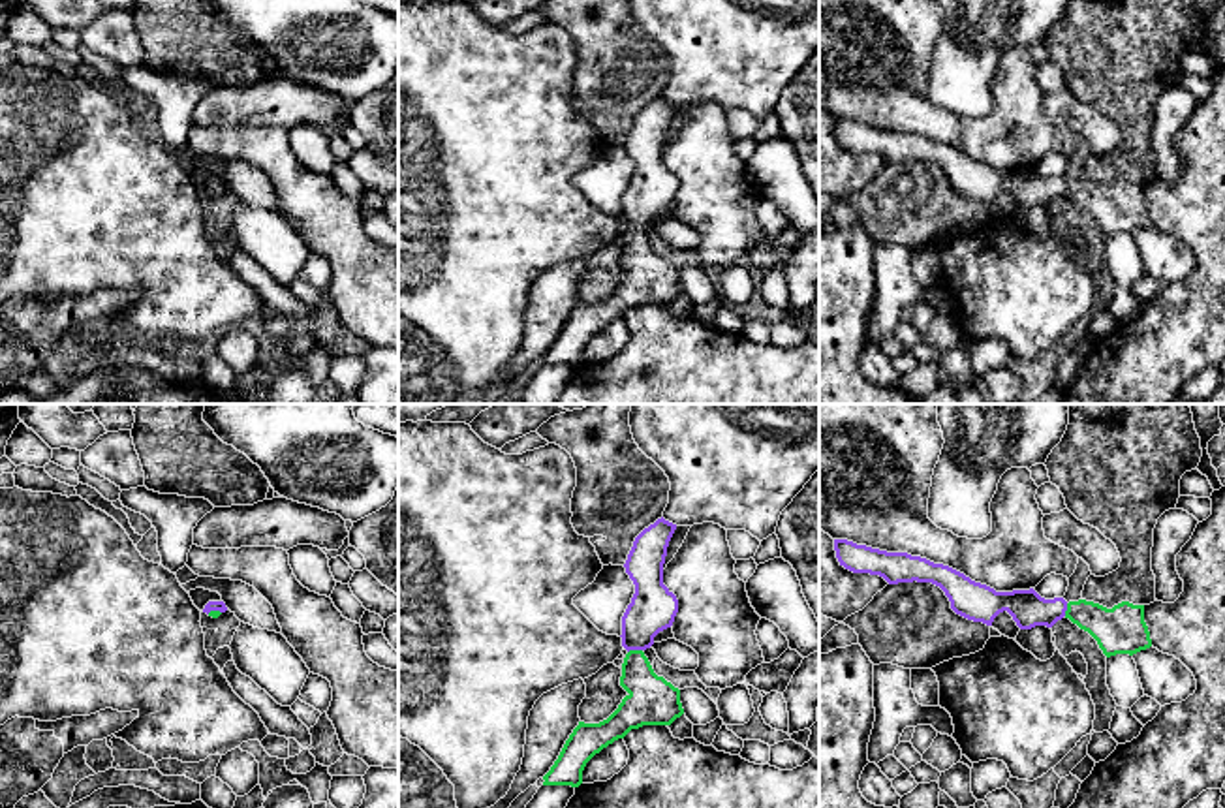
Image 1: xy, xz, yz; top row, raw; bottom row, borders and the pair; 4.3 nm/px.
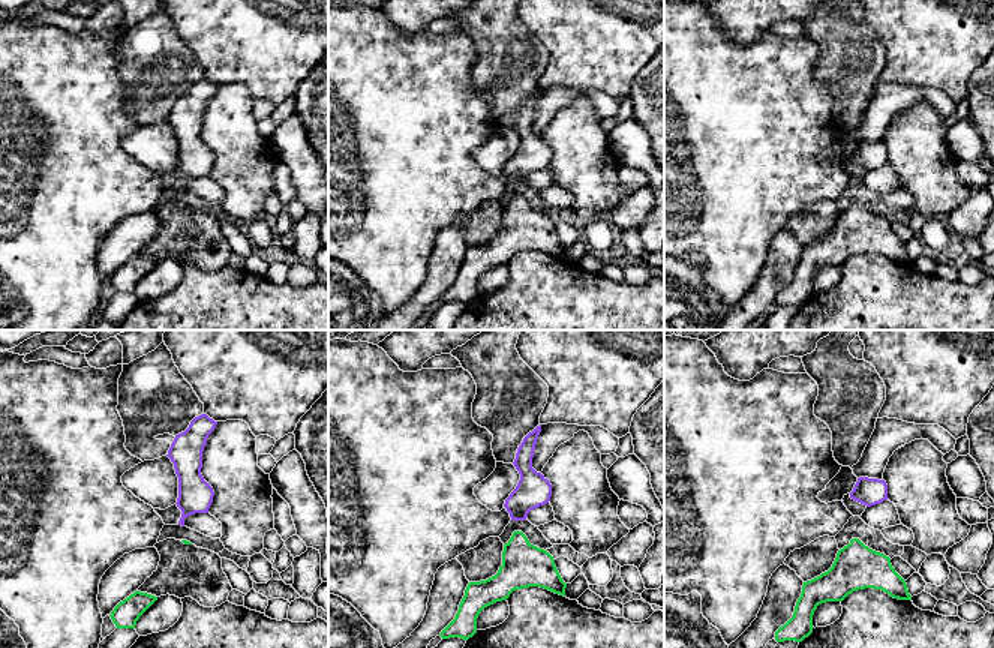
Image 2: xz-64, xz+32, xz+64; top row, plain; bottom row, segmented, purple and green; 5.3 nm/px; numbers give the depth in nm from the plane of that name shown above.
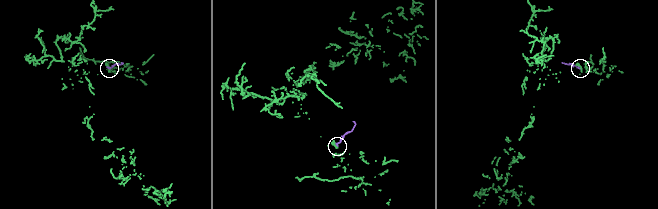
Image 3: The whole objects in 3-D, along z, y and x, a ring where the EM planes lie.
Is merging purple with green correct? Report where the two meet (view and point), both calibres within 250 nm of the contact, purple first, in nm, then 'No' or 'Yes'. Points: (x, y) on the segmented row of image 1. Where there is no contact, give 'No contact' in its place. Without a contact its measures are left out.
Touches purple at xz (634, 649). Thickness 200 nm (purple) against 200 nm. Yes

